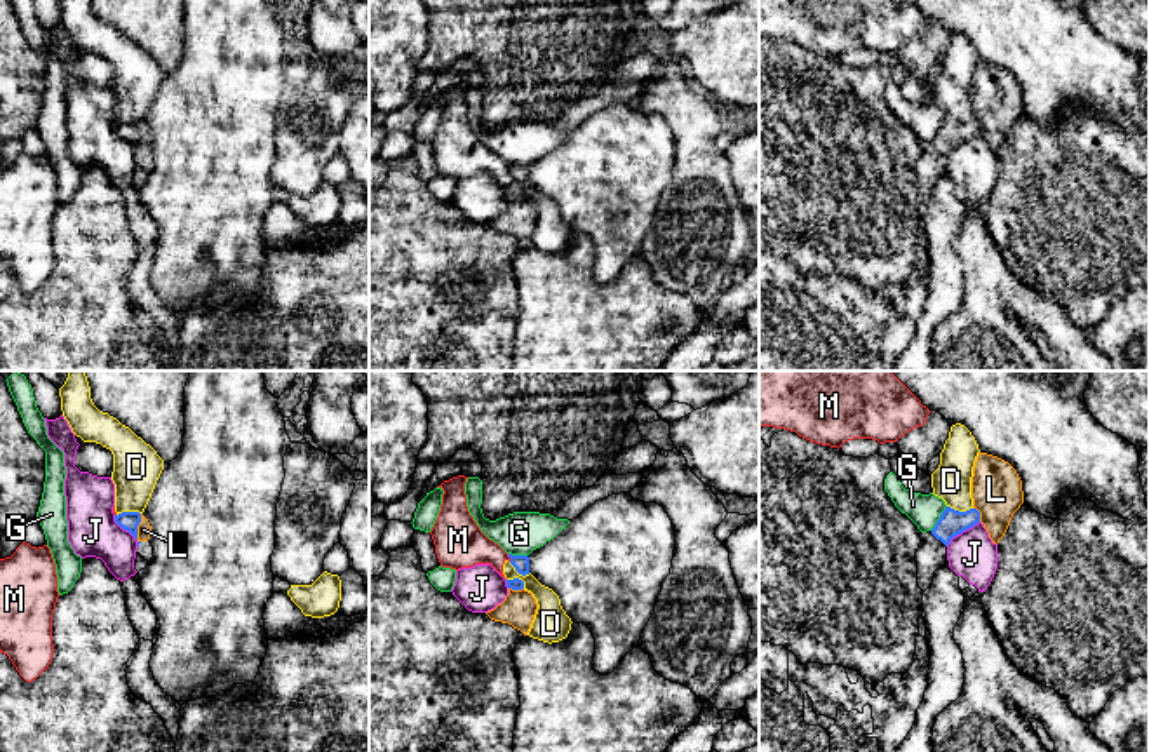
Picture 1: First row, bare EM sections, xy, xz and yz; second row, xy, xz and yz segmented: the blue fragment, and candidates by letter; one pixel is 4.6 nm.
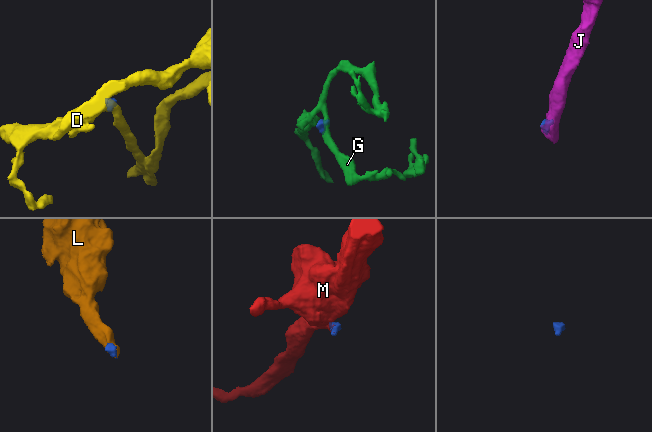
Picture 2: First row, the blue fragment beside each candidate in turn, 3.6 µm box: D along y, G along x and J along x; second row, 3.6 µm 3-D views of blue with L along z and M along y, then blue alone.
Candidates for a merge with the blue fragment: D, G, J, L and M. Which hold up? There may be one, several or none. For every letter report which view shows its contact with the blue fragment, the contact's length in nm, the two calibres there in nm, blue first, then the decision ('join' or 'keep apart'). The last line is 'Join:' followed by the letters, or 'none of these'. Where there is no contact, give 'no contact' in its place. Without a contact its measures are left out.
D: meets blue in yz; contact 120 nm long; 120 nm thick on the blue side, 180 nm on the other; keep apart
G: meets blue in yz; contact 140 nm long; 120 nm thick on the blue side, 150 nm on the other; keep apart
J: meets blue in yz; contact 200 nm long; 120 nm thick on the blue side, 220 nm on the other; keep apart
L: meets blue in xy; contact 140 nm long; 90 nm thick on the blue side, 60 nm on the other; join
M: meets blue in xz; contact 40 nm long; 80 nm thick on the blue side, 220 nm on the other; keep apart
Join: L

